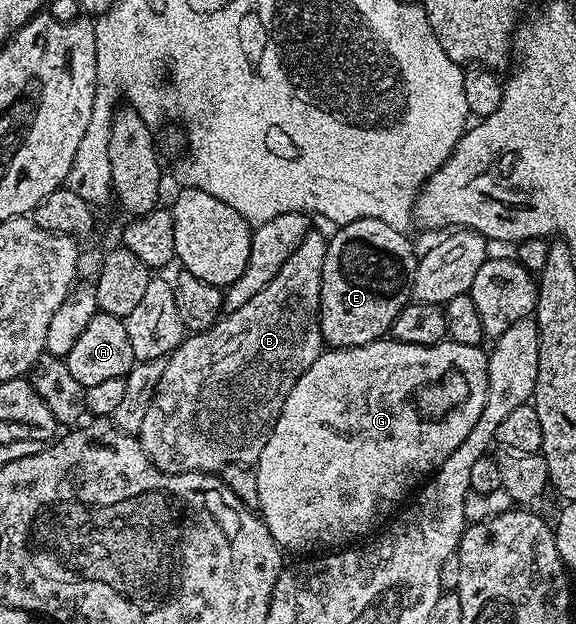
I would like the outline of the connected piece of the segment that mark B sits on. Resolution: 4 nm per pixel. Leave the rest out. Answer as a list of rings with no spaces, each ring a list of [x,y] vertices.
[[[317,229],[308,231],[303,237],[303,241],[295,249],[295,253],[291,253],[291,257],[287,257],[287,261],[283,261],[279,273],[275,273],[275,277],[271,277],[271,281],[267,281],[267,285],[263,289],[259,289],[259,293],[255,293],[255,297],[251,297],[251,301],[247,301],[247,305],[222,314],[221,318],[208,331],[193,333],[182,339],[181,344],[173,350],[173,354],[165,359],[163,377],[159,377],[157,391],[153,394],[153,400],[147,409],[147,417],[143,417],[143,425],[139,432],[141,446],[151,453],[151,462],[154,467],[164,471],[166,475],[178,475],[188,471],[220,473],[224,467],[232,463],[255,465],[259,461],[259,457],[263,453],[263,445],[267,445],[269,434],[273,430],[273,422],[277,420],[283,409],[283,401],[287,401],[287,393],[291,393],[295,381],[299,381],[299,377],[303,377],[303,373],[307,373],[307,369],[311,369],[311,365],[320,357],[323,350],[320,314],[321,278],[323,277],[326,242],[326,236],[321,236]]]

